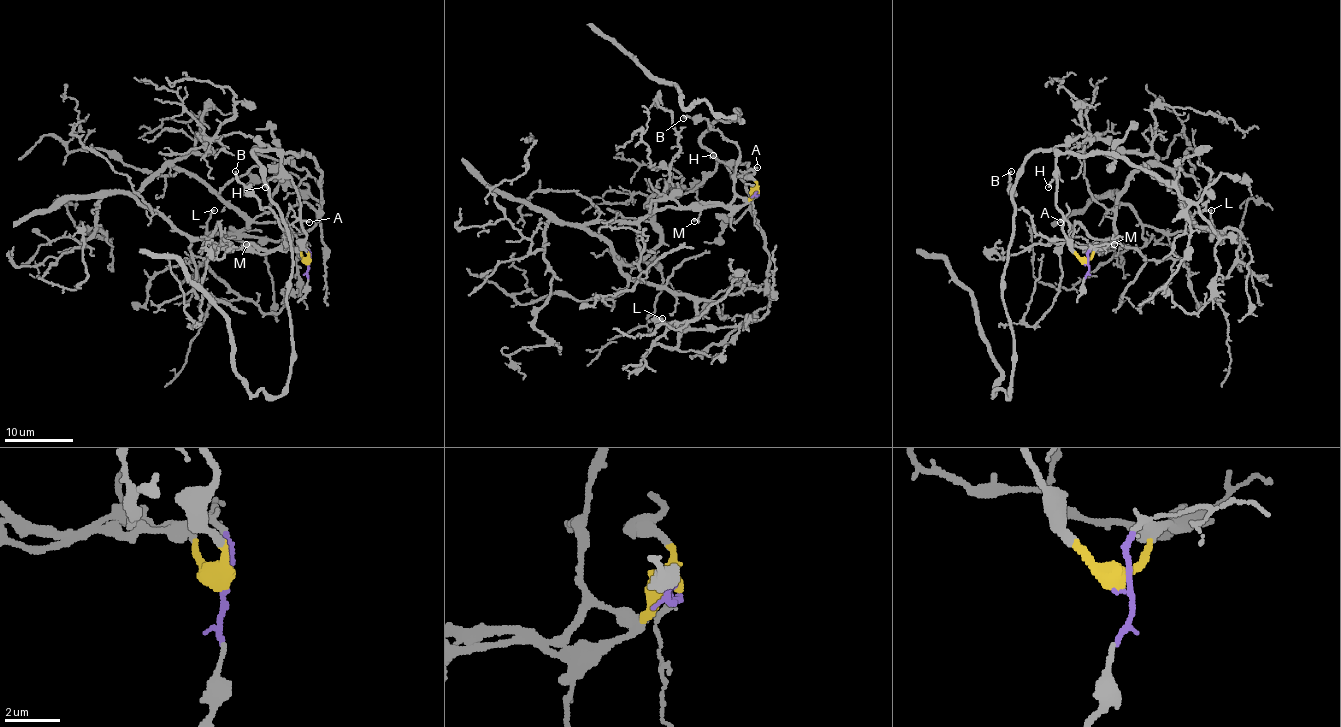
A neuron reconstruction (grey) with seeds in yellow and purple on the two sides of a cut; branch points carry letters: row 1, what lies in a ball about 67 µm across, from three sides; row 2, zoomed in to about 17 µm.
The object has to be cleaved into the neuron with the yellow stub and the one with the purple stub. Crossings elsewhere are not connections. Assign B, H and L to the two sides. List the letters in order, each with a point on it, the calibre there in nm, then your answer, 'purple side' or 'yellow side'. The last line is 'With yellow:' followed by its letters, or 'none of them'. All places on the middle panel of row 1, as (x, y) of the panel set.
B: place (683, 118); calibre 180 nm; purple side
H: place (713, 155); calibre 140 nm; yellow side
L: place (662, 318); calibre 160 nm; yellow side
With yellow: H, L

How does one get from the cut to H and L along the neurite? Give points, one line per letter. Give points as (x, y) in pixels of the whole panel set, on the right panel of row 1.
H: (1085, 264), (1063, 231), (1063, 213), (1056, 206), (1054, 177), (1048, 187)
L: (1085, 264), (1056, 206), (1060, 154), (1106, 153), (1157, 173), (1193, 202), (1220, 240), (1212, 209)

